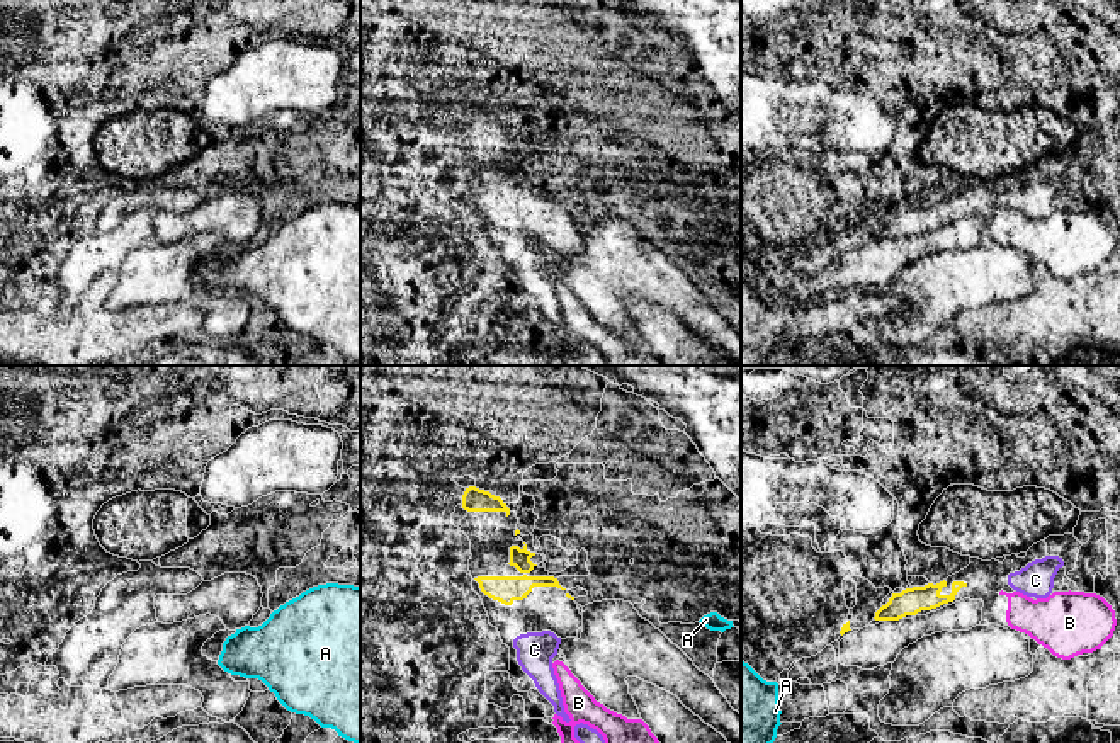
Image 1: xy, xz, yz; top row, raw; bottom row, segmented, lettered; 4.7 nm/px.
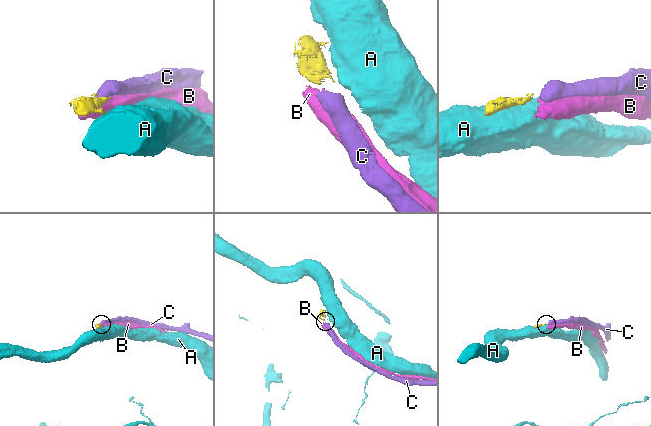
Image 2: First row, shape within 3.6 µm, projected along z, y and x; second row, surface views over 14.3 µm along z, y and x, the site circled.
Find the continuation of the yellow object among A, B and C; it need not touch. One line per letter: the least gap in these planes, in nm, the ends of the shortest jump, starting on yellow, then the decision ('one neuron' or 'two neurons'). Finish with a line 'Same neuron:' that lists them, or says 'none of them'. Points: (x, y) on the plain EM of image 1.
A: 380 nm apart; from yellow across yz (840, 252), (777, 303); two neurons
B: 160 nm apart; from yellow across yz (966, 204), (1000, 211); two neurons
C: 150 nm apart; from yellow across xz (510, 223), (520, 254); one neuron
Same neuron: C

